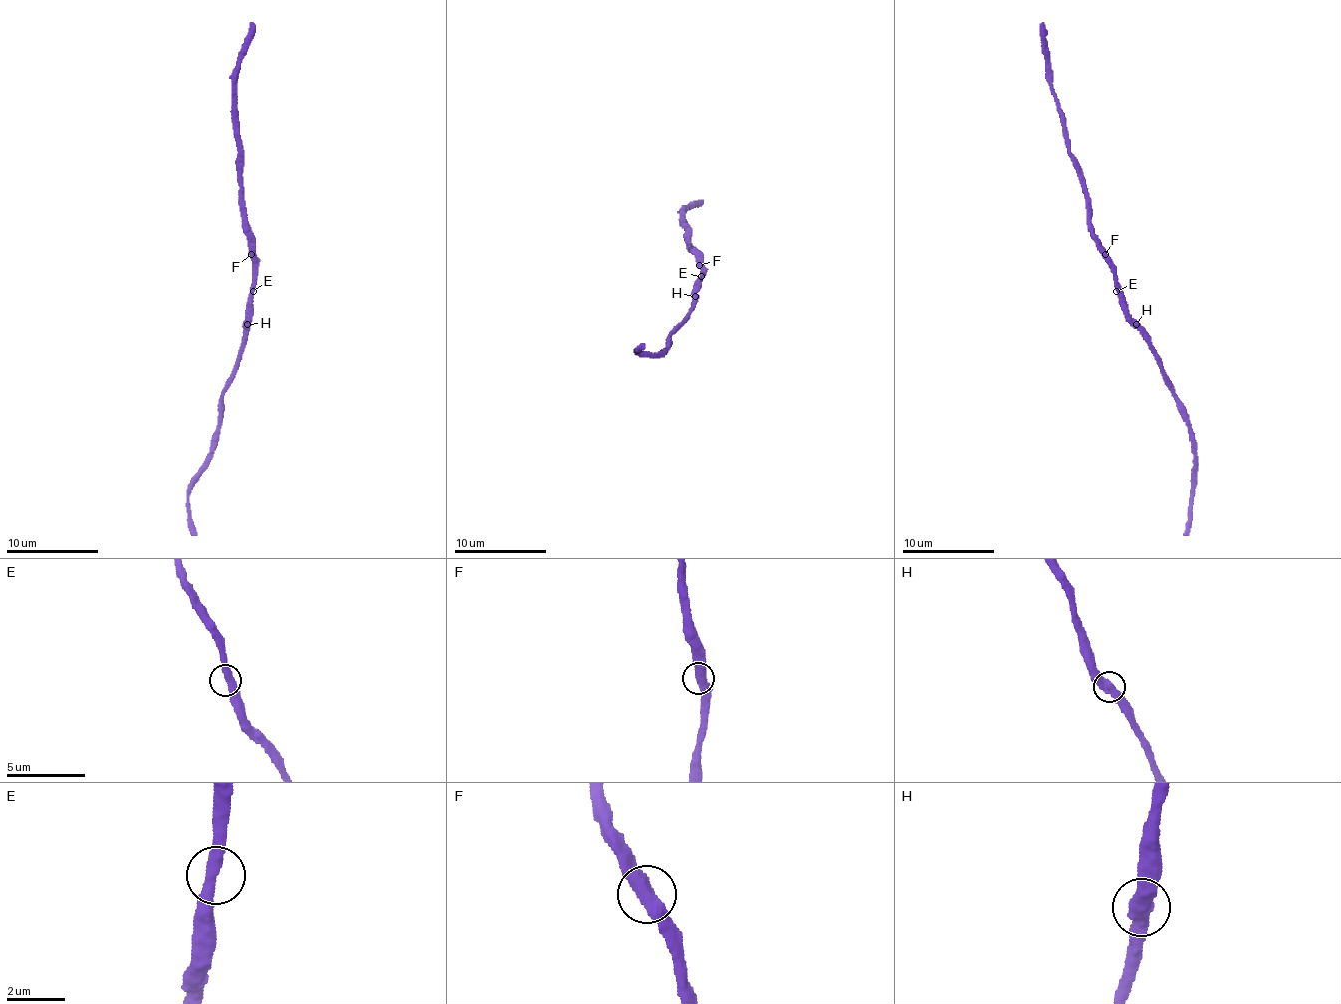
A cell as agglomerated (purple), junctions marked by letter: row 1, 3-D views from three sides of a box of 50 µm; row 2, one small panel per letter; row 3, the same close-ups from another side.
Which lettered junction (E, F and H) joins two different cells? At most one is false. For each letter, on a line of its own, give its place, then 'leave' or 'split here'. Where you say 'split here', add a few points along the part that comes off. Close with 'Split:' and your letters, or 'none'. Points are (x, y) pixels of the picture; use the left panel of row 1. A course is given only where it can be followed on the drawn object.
E: (253, 291) | leave
F: (251, 254) | leave
H: (247, 324) | leave
Split: none

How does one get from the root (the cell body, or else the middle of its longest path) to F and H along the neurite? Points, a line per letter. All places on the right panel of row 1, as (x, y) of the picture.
F: (1121, 287), (1116, 280), (1116, 266), (1105, 254)
H: (1121, 287), (1121, 307), (1137, 323)

